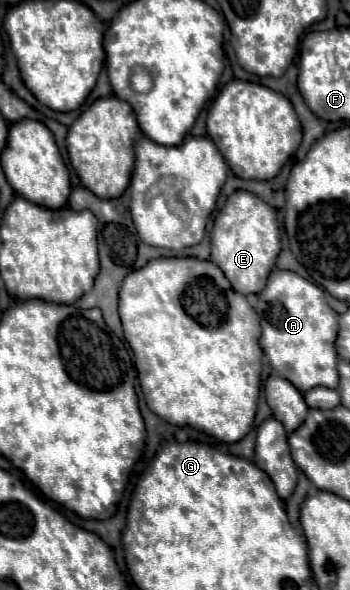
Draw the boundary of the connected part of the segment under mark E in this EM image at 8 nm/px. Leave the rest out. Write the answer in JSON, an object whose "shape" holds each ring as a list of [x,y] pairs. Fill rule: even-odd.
{"shape":[[[238,190],[218,212],[212,228],[212,262],[226,274],[232,288],[240,294],[258,294],[280,254],[280,230],[276,210],[256,194]]]}

